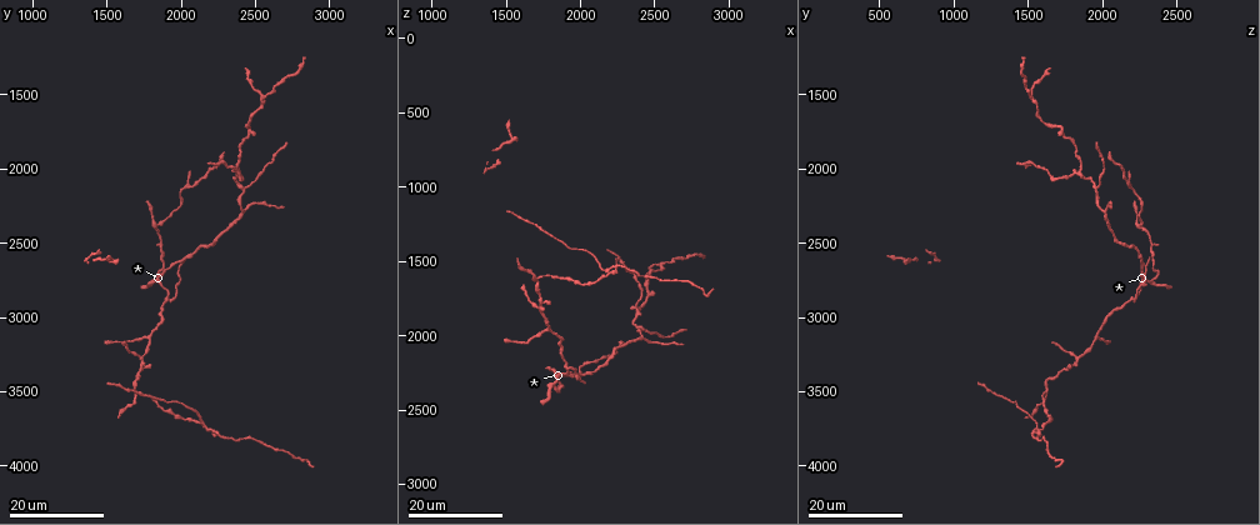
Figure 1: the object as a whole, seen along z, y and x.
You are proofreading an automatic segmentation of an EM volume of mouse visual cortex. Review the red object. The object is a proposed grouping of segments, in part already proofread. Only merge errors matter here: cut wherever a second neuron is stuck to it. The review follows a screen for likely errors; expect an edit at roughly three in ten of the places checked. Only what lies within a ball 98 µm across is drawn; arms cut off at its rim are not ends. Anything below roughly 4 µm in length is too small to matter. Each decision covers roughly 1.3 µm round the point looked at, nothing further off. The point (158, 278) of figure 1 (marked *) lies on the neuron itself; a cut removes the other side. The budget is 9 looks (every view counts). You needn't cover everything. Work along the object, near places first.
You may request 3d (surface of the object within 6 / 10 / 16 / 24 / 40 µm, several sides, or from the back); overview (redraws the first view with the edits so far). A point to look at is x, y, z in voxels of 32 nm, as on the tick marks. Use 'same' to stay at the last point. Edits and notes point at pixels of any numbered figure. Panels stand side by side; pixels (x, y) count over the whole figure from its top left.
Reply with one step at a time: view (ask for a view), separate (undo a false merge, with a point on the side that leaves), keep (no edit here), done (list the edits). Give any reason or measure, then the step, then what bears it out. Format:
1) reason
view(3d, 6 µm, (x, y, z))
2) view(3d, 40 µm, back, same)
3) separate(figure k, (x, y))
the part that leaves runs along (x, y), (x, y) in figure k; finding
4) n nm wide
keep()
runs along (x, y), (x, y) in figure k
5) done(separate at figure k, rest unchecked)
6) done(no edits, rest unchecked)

three-way junction
view(3d, 24 µm, (2540, 1500, 1500))

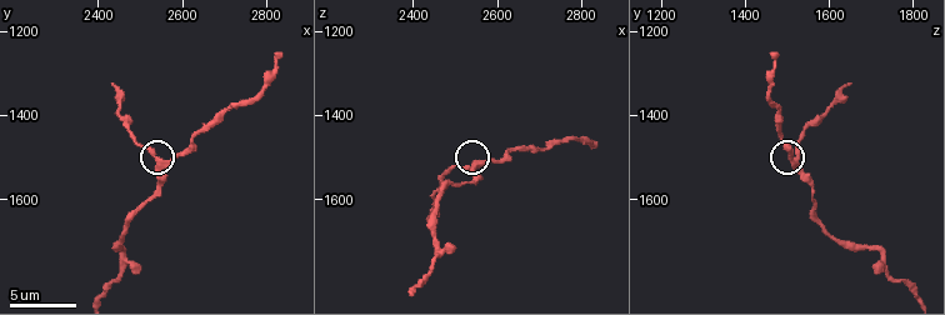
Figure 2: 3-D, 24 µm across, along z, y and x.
zoom in
view(3d, 10 µm, (2550, 1510, 1510))

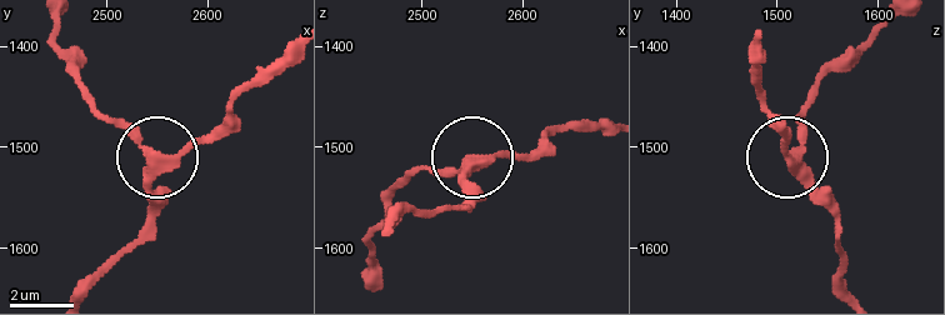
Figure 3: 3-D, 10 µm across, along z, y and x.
view(3d, 6 µm, (2548, 1512, 1514))

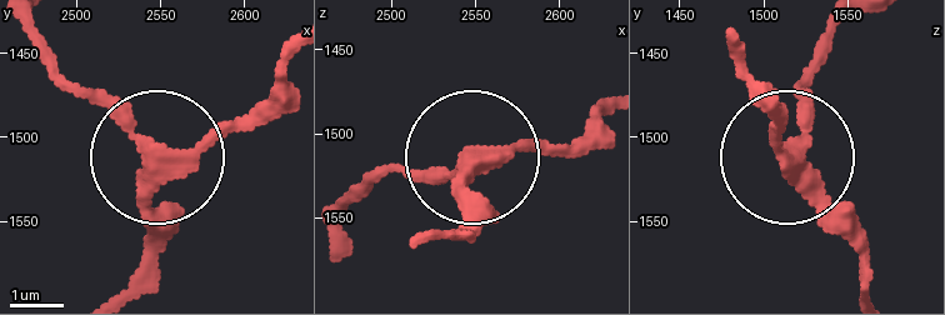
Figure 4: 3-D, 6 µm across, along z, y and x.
290 nm wide
keep()
runs along (129, 281), (151, 165), (58, 71) in figure 4; one neuron here

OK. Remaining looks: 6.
three-way junction
view(3d, 24 µm, (1860, 2380, 2240))

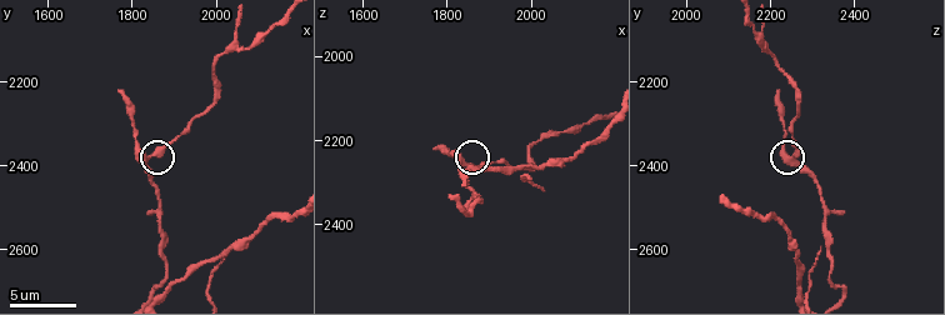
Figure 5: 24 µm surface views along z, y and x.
zoom in
view(3d, 10 µm, (1845, 2385, 2250))

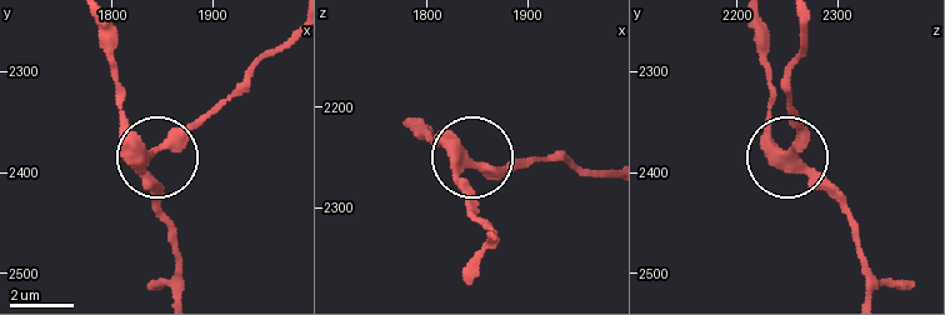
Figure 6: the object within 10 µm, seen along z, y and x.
side arm 6 µm; 3 arms
keep()
one neuron here

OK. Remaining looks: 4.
view(3d, 24 µm, (2420, 2120, 1940))

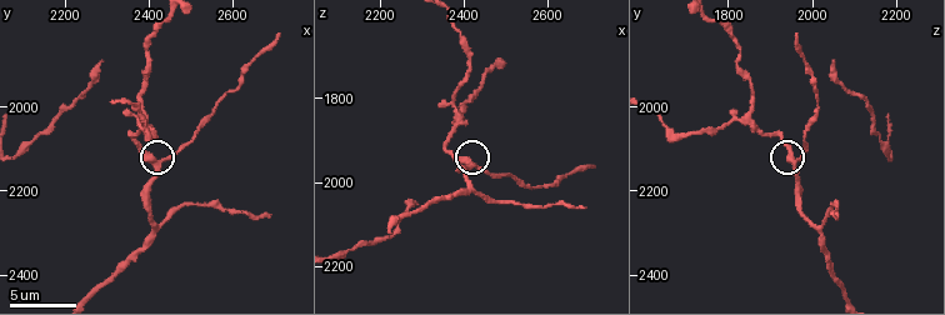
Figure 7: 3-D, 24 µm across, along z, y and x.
view(3d, 10 µm, (2415, 2135, 1960))

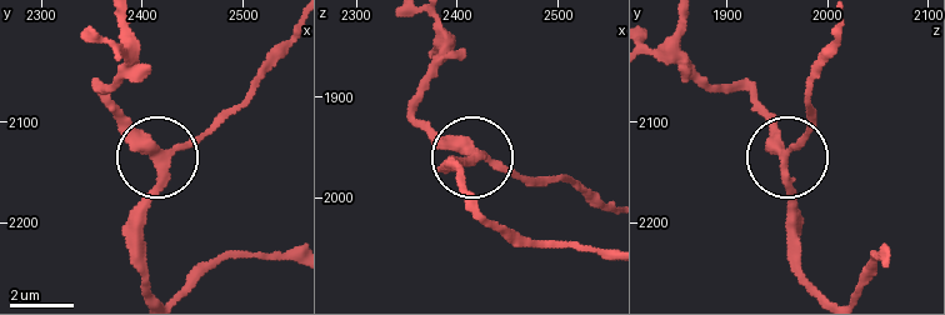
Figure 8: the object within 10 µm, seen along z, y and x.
keep()
runs along (821, 289), (798, 256), (789, 176), (791, 144), (810, 123) in figure 8; all the same neuron

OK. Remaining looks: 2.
three arms meet
view(3d, 6 µm, (2420, 2290, 2010))

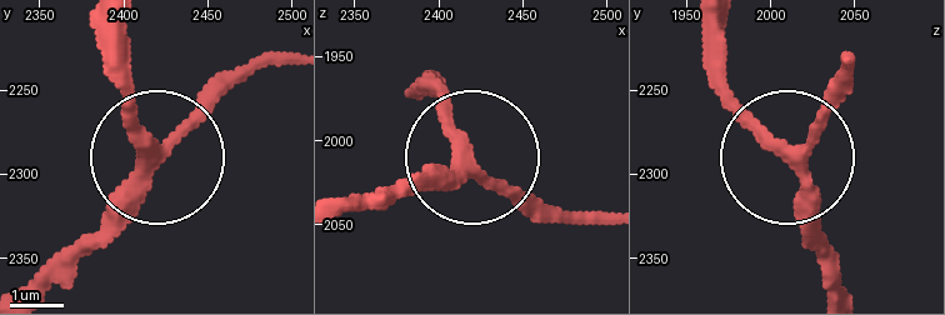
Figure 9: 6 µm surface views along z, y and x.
3 arms
keep()
runs along (841, 291), (796, 158), (850, 81) in figure 9; all the same neuron

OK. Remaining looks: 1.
done(no edits, rest unchecked)

